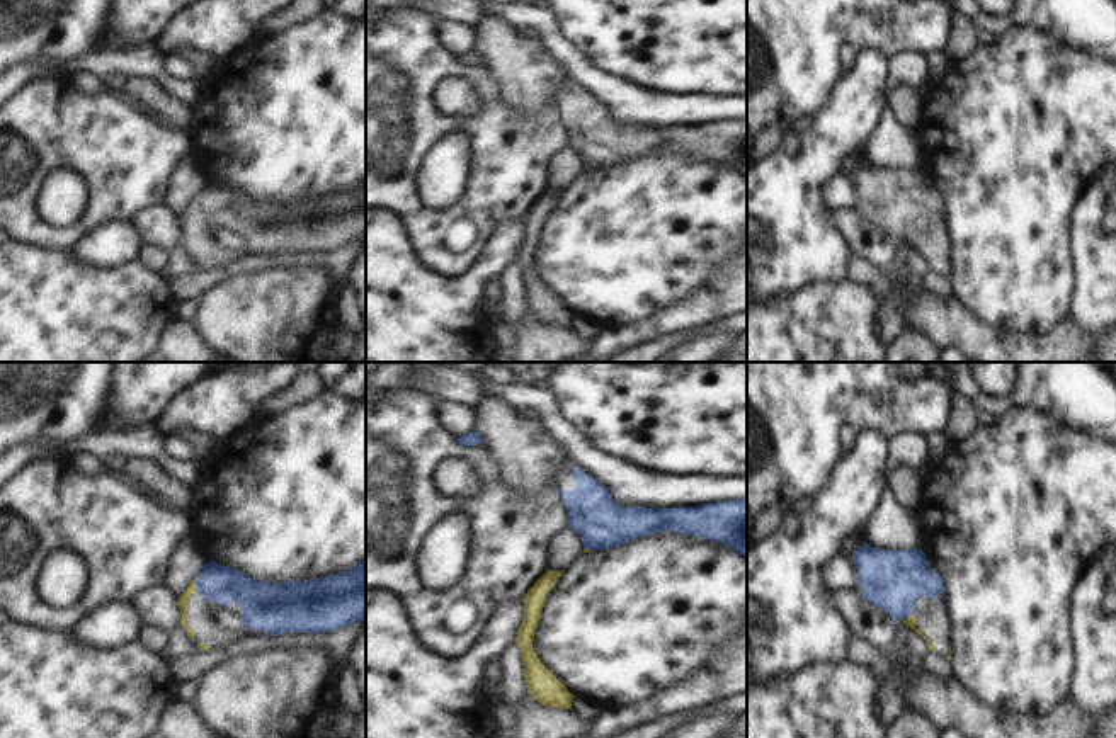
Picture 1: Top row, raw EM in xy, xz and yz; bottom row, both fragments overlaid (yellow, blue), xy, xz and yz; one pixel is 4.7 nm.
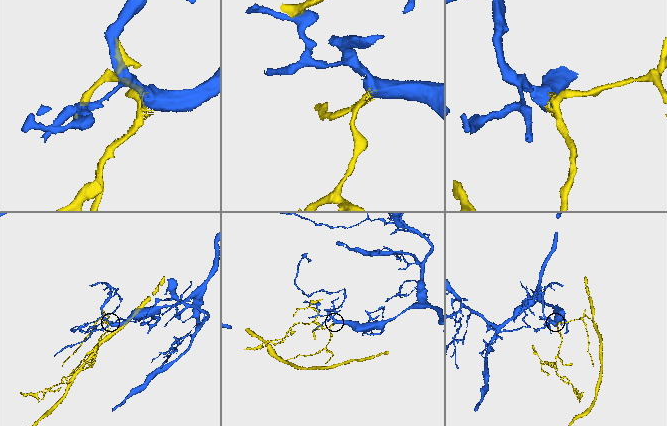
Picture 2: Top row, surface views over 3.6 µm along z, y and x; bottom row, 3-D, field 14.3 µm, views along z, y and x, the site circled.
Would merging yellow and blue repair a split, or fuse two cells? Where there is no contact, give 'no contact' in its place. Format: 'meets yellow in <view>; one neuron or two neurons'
meets yellow in xy; one neuron

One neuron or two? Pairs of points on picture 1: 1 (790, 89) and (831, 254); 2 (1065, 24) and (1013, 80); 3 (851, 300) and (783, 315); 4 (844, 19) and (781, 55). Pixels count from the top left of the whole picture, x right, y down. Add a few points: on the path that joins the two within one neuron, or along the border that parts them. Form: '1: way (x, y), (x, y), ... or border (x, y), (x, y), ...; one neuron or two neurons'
1: border (836, 82), (824, 106), (814, 116); two neurons
2: border (1014, 24), (1038, 28), (1072, 48), (1089, 53); two neurons
3: way (834, 315), (800, 315); one neuron
4: way (829, 19), (817, 19), (797, 39); one neuron

